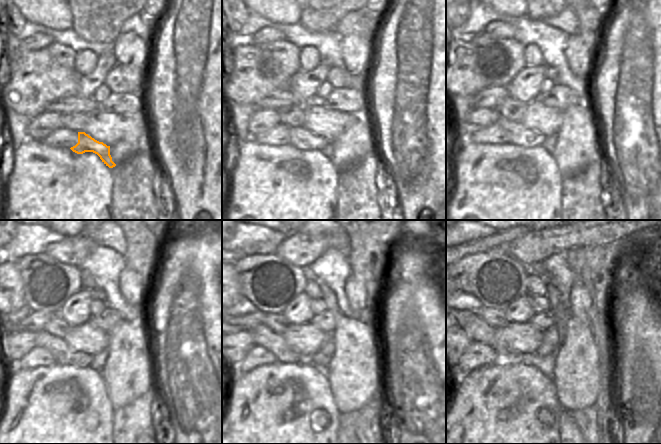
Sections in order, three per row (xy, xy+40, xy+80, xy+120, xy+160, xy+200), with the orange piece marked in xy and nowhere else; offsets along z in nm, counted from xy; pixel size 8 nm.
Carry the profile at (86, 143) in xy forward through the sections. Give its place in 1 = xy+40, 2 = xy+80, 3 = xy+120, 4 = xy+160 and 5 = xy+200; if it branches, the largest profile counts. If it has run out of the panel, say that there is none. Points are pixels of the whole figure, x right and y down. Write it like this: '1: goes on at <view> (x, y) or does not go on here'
1: goes on at xy+40 (301, 138)
2: goes on at xy+80 (518, 134)
3: goes on at xy+120 (63, 355)
4: goes on at xy+160 (263, 336)
5: goes on at xy+200 (476, 329)

